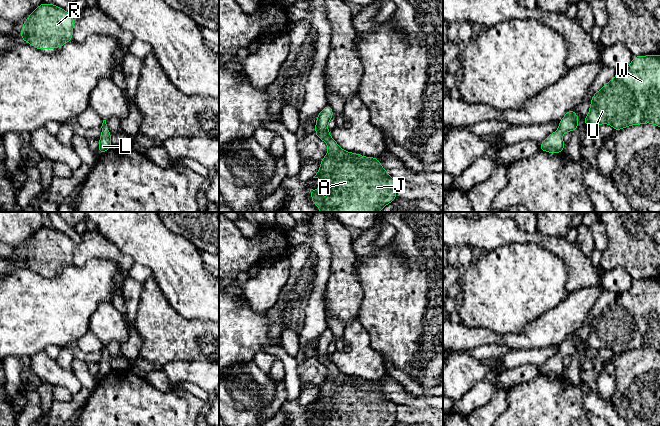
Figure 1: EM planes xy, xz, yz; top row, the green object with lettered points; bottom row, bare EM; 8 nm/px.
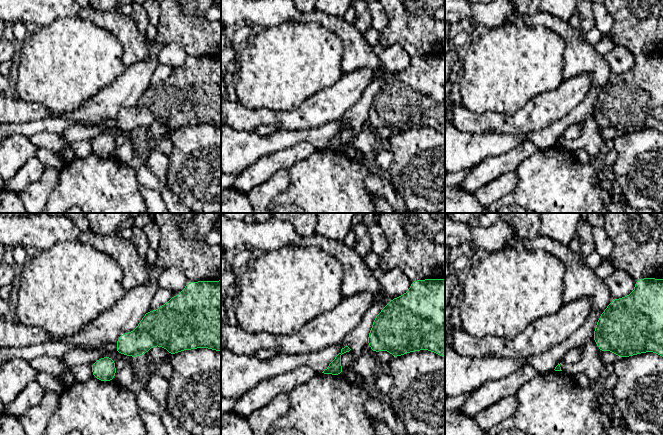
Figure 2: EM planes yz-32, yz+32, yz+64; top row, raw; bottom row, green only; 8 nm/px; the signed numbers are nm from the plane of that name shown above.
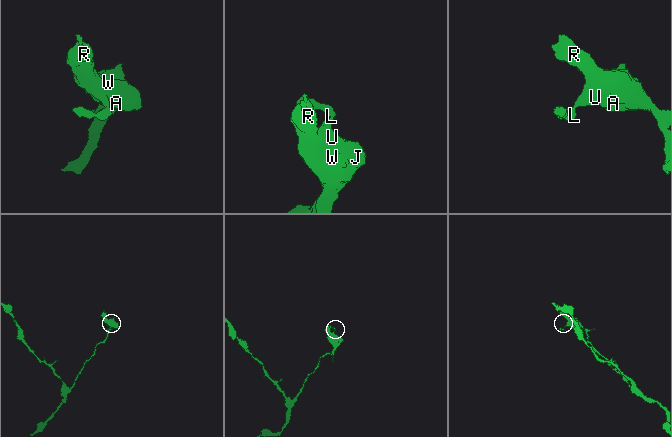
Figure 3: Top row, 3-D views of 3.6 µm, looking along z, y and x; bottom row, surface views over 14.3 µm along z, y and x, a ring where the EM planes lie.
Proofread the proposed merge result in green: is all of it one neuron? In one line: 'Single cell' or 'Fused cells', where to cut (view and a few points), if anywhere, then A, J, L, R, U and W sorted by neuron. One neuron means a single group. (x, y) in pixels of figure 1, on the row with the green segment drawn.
Single cell. No split. Groups: A J L R U W

